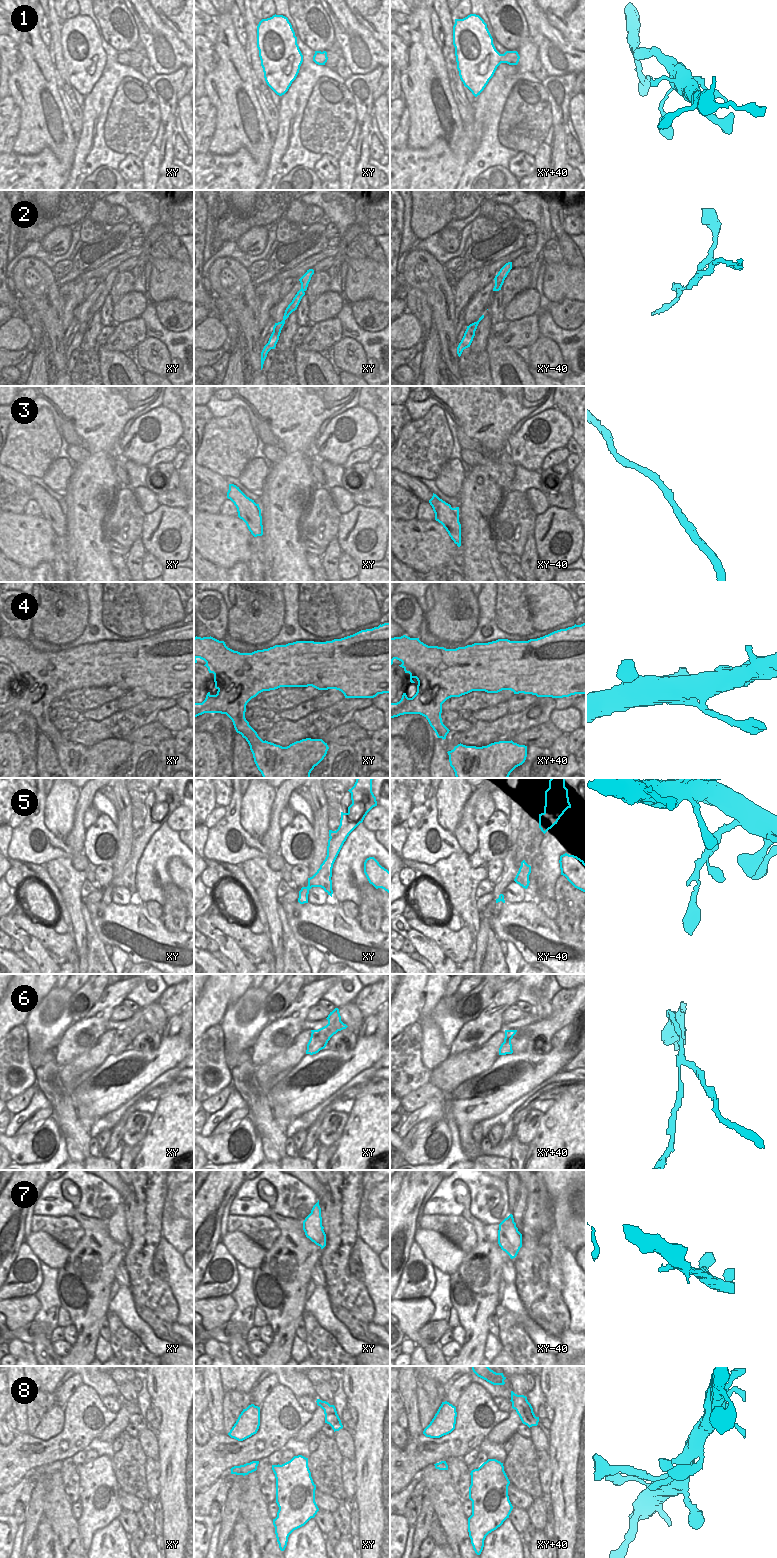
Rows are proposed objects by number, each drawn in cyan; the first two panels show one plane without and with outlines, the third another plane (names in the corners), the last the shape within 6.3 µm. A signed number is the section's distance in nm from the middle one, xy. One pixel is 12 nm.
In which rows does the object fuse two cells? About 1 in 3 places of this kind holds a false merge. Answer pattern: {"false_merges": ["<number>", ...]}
{"false_merges": ["1", "5", "6"]}

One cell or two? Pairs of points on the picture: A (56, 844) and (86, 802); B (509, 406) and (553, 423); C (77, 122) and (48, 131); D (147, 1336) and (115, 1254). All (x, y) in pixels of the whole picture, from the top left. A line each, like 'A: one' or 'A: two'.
A: two
B: two
C: two
D: two

